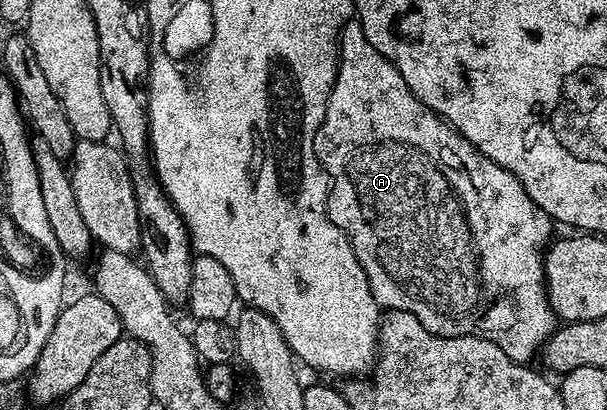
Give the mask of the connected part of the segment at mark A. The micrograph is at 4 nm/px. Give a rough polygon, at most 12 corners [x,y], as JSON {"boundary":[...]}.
{"boundary":[[366,38],[314,150],[381,309],[519,364],[554,221]]}

